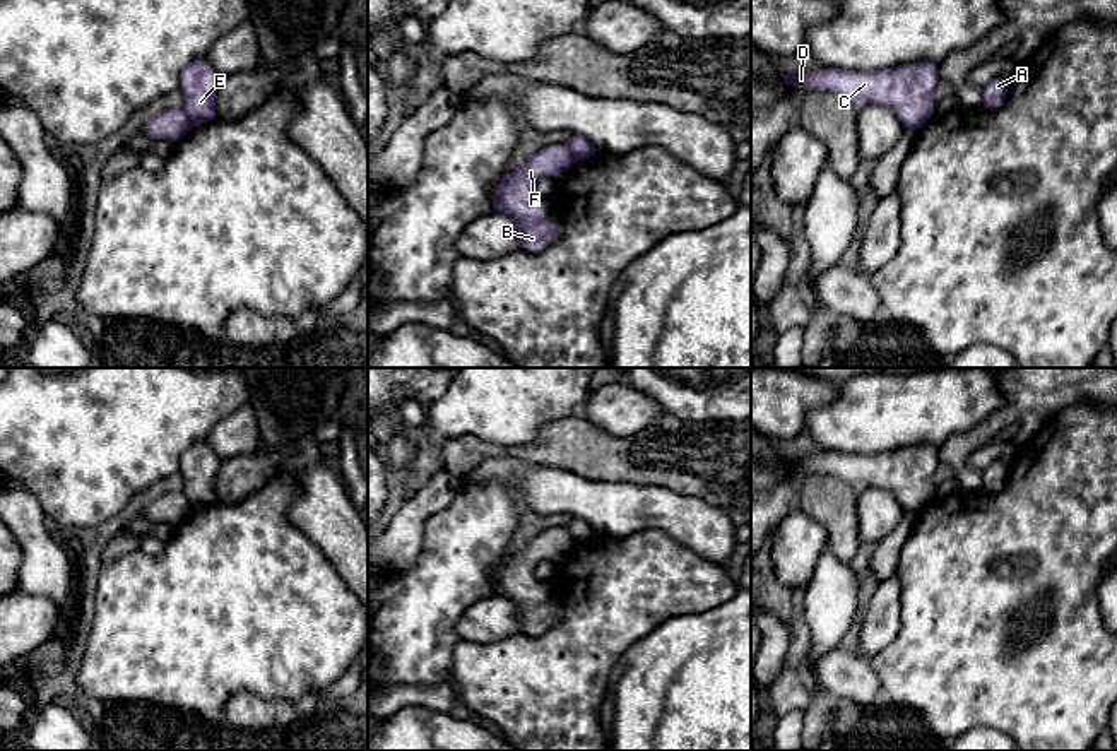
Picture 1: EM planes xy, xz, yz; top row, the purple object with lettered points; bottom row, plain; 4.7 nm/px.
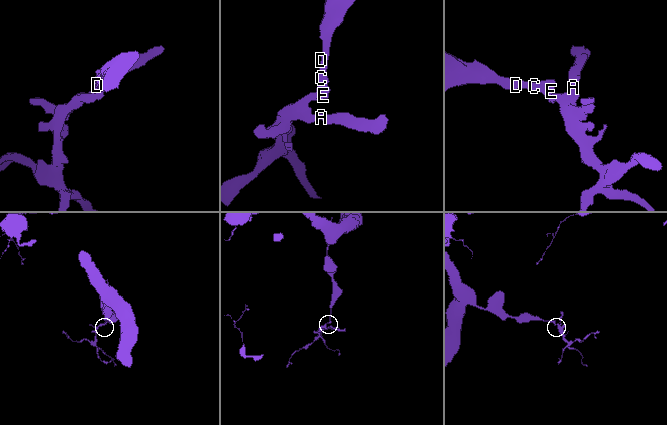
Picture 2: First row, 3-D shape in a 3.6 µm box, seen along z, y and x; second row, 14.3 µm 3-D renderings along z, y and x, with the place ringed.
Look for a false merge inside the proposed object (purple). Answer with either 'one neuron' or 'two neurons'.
two neurons

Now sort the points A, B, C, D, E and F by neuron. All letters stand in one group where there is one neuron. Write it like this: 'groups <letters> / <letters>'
groups A B F / C D E

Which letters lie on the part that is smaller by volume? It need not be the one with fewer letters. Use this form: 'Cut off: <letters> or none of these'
Cut off: A, B, F

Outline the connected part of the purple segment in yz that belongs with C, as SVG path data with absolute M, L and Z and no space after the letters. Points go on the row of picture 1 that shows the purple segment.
M932 62L905 63L878 72L848 72L826 68L799 75L780 72L790 87L809 91L830 91L847 98L857 109L867 104L884 104L900 118L905 130L919 132L934 115L932 99L939 77L939 67Z

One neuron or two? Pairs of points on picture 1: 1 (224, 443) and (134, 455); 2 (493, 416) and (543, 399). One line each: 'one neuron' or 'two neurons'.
1: two neurons
2: one neuron

